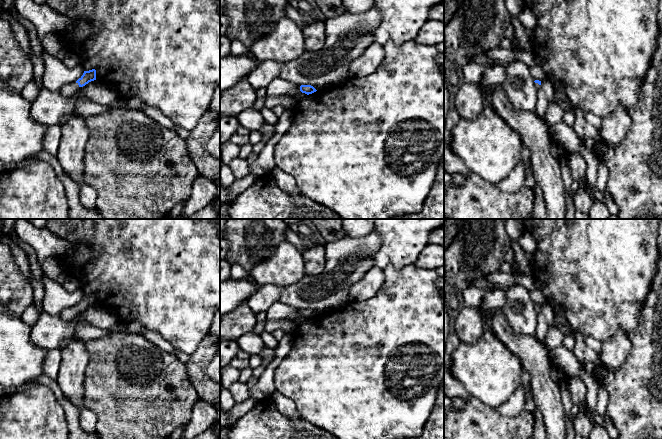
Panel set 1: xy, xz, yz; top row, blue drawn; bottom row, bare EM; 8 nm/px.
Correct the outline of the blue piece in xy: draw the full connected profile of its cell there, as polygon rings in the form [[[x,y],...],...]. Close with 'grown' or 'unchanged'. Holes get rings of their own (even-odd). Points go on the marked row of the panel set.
[[[92,69],[89,71],[84,71],[83,75],[74,83],[64,85],[59,91],[66,97],[70,98],[79,87],[83,87],[91,81],[96,80],[96,70]]]; grown

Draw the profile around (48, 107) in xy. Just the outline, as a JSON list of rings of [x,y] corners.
[[[97,80],[79,87],[70,98],[64,97],[60,91],[42,88],[32,102],[31,116],[47,127],[56,125],[62,116],[74,113],[80,98],[89,99],[101,106],[109,106],[121,99],[112,85]]]

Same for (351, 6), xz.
[[[342,0],[346,13],[362,14],[370,10],[375,0]]]

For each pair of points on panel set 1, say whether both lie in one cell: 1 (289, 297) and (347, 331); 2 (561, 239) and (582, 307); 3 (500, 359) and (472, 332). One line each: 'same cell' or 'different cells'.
1: different cells
2: same cell
3: different cells

